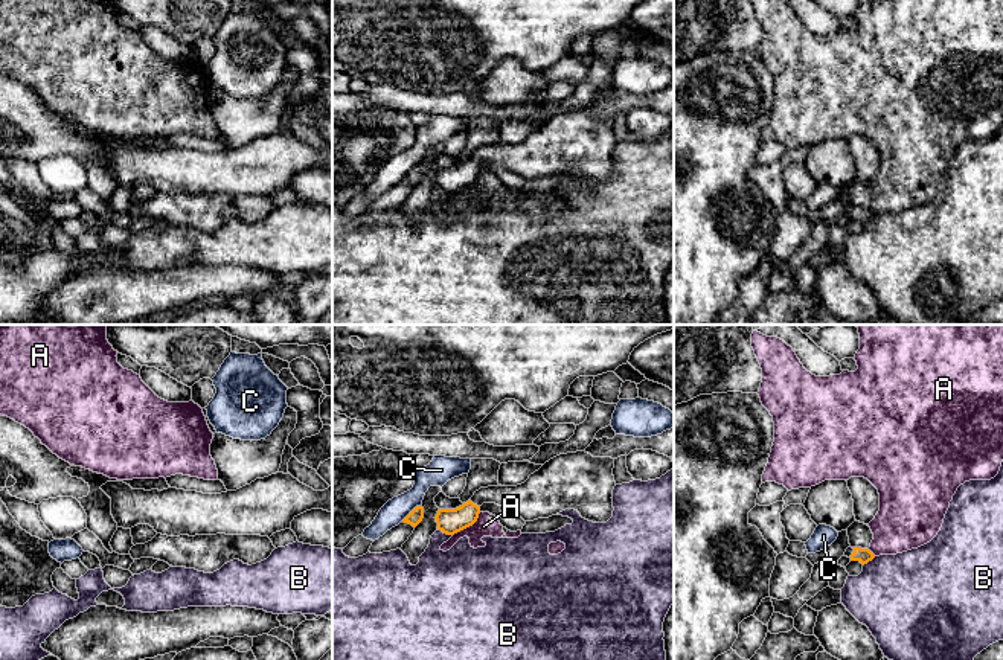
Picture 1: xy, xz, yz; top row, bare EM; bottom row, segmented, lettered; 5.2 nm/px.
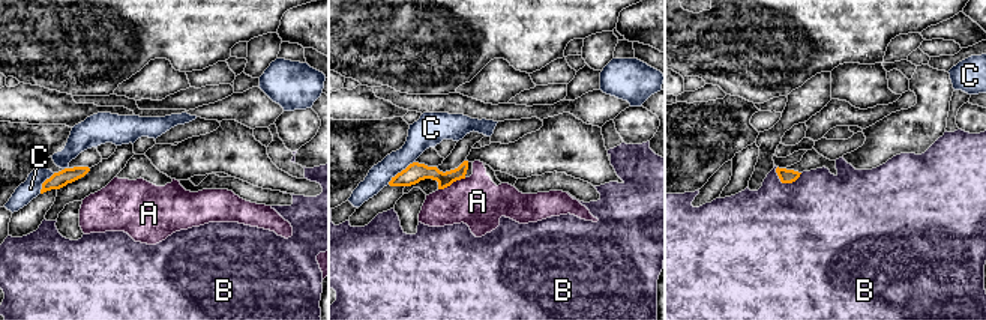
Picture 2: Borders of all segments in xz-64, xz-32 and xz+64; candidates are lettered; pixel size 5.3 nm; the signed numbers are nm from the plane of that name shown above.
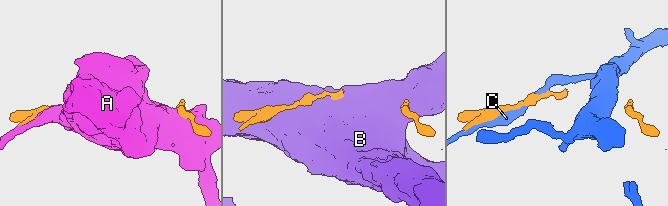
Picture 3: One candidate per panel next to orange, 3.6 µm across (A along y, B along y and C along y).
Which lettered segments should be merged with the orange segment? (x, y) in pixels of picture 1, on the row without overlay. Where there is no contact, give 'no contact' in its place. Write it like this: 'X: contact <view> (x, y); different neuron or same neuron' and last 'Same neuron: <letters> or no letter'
A: contact xz (468, 185); different neuron
B: contact xz (445, 191); different neuron
C: contact xz (412, 169); different neuron
Same neuron: no letter

